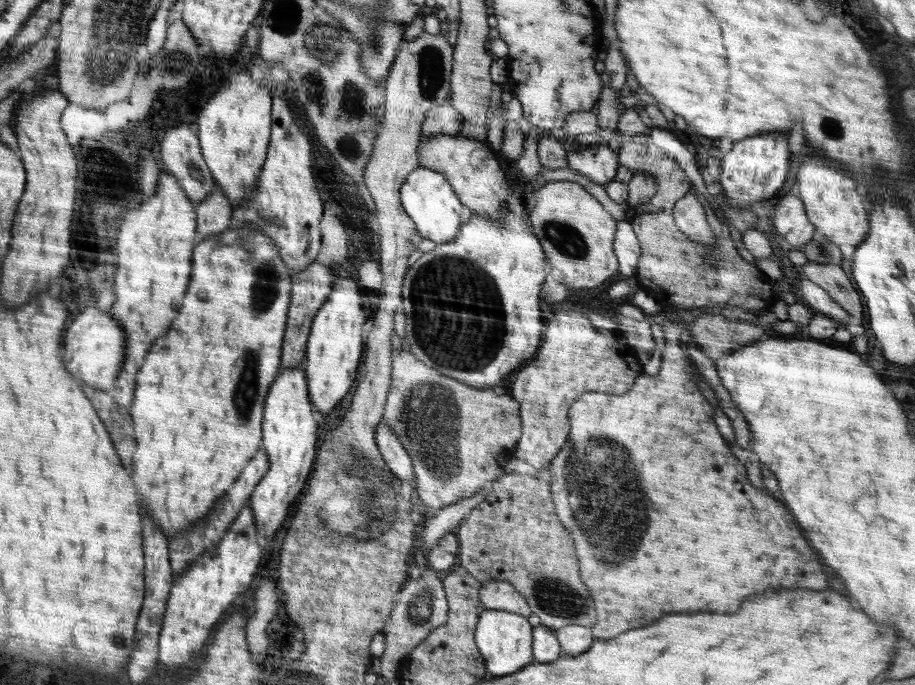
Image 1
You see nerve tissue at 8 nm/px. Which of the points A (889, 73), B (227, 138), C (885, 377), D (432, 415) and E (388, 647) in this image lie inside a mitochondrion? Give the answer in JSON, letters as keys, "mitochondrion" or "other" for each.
{"A":"other","B":"other","C":"other","D":"mitochondrion","E":"other"}

